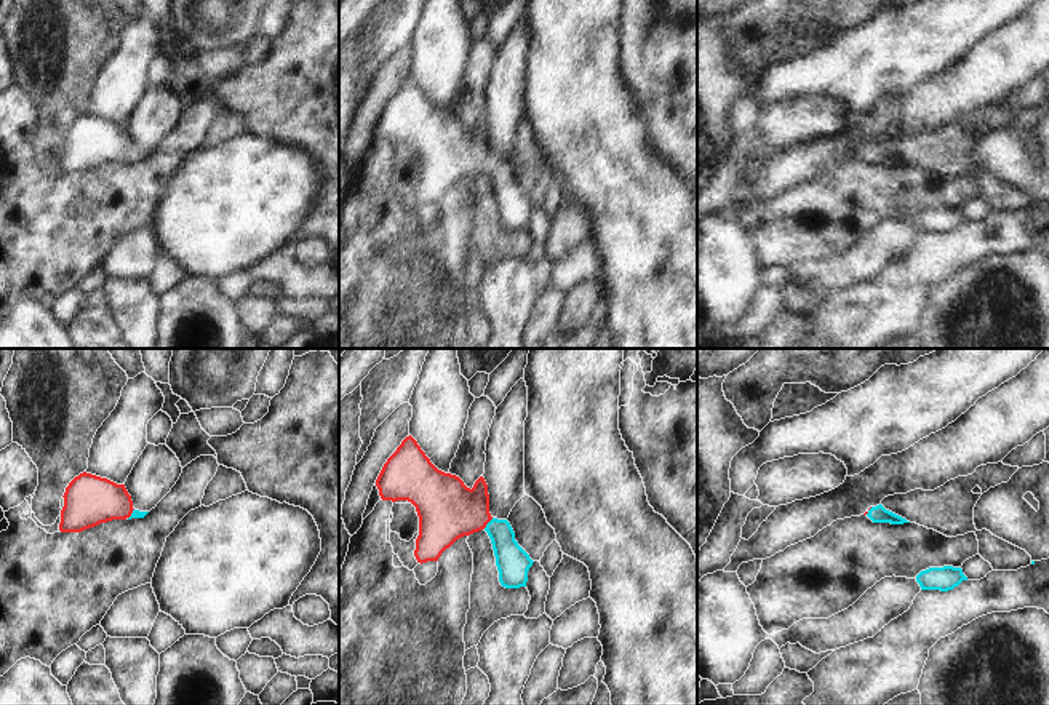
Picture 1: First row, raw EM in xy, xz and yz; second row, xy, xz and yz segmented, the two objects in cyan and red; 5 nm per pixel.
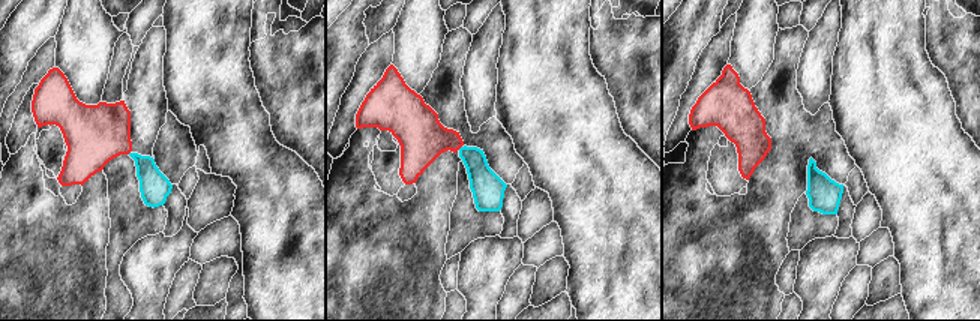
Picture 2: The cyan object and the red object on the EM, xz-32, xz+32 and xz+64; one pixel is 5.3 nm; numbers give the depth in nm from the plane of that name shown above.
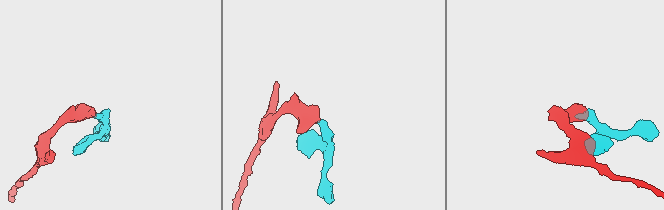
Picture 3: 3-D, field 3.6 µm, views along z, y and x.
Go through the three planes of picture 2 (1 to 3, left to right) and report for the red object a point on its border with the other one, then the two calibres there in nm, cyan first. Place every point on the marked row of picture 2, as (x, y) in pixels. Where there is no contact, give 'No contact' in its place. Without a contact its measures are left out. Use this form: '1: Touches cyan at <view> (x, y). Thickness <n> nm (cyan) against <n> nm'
1: No contact
2: No contact
3: No contact.

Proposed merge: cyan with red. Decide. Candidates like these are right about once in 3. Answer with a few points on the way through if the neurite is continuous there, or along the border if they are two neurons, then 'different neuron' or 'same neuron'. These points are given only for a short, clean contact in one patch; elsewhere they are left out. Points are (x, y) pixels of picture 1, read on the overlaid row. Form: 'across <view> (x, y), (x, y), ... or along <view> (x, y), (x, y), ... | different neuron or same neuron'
across xz (512, 561), (502, 537), (488, 523), (467, 510), (448, 510) | same neuron

